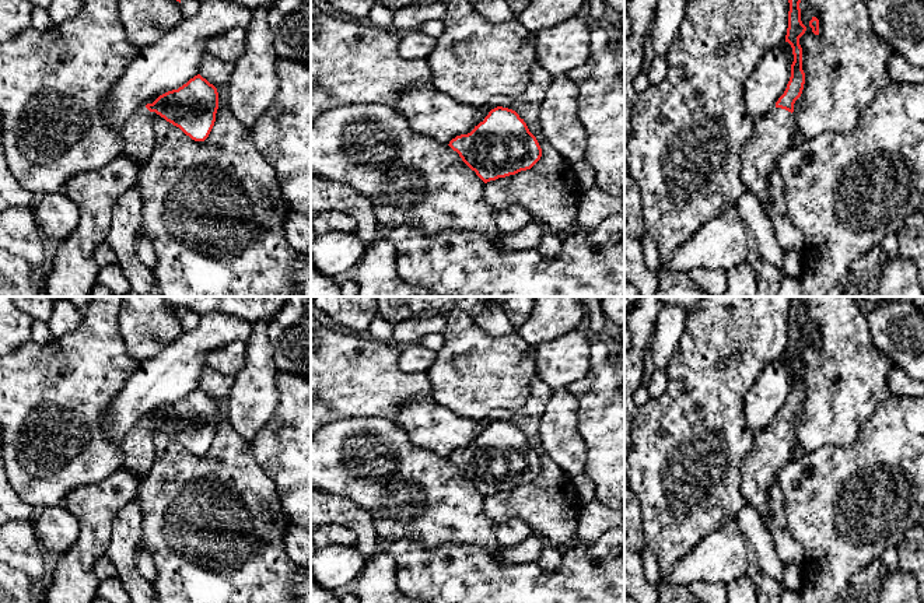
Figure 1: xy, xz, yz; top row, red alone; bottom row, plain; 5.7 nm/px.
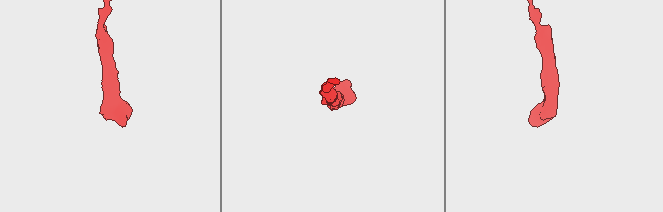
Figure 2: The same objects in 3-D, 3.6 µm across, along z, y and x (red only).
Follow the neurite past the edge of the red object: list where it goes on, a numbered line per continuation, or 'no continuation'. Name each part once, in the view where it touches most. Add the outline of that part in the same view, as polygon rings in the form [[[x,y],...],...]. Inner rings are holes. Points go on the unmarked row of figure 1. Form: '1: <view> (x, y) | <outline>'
1: yz (772, 449) | [[[774,420],[755,434],[755,446],[741,466],[743,498],[759,512],[763,522],[770,516],[769,487],[776,480],[776,473],[790,462],[794,442],[792,427]]]

